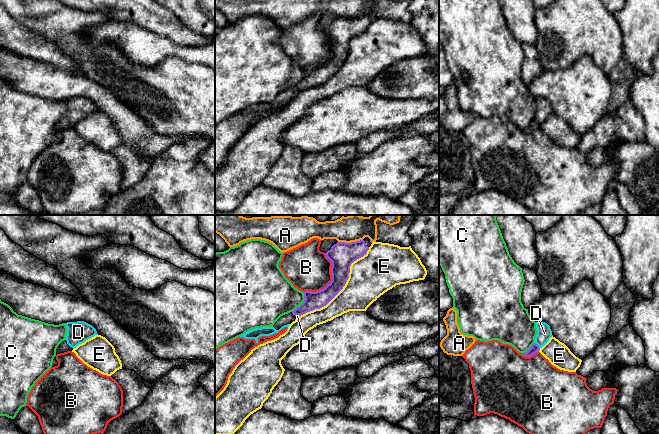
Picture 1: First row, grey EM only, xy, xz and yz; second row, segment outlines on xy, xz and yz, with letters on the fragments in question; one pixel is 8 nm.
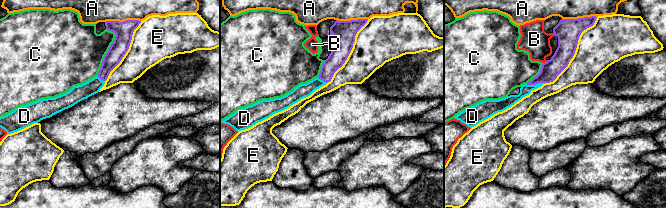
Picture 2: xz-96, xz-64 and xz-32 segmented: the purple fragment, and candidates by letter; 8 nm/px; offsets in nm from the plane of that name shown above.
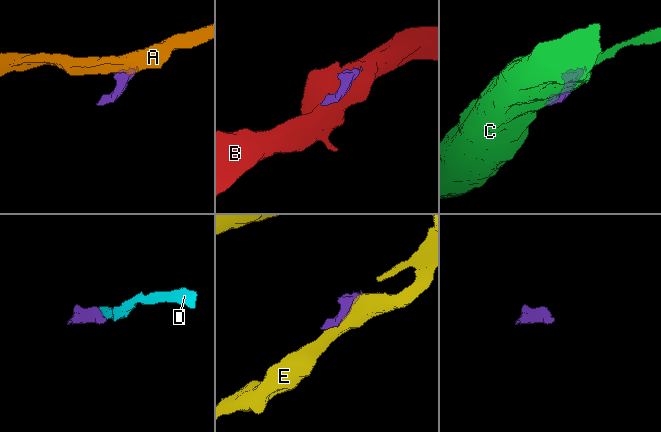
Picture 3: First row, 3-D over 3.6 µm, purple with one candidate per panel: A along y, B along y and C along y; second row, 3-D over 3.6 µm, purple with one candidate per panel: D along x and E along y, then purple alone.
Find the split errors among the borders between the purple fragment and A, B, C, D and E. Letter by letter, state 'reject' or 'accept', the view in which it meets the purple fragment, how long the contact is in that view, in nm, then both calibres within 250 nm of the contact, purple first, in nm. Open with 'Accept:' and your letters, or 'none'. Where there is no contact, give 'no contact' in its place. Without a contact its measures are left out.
Accept: D
A: reject; meets purple in xz; contact 200 nm long; 200 nm thick on the purple side, 150 nm on the other
B: reject; meets purple in xz; contact 360 nm long; 200 nm thick on the purple side, 360 nm on the other
C: reject; meets purple in xz; contact 190 nm long; 140 nm thick on the purple side, 360 nm on the other
D: accept; meets purple in yz; contact 70 nm long; 70 nm thick on the purple side, 120 nm on the other
E: reject; meets purple in xz; contact 800 nm long; 200 nm thick on the purple side, 340 nm on the other

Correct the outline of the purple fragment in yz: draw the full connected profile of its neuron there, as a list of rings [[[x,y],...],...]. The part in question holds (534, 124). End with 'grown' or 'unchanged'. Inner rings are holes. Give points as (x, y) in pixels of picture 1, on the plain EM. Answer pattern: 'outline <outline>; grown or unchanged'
outline [[[536,98],[537,111],[535,113],[535,118],[531,124],[525,128],[521,129],[525,133],[530,133],[533,130],[539,128],[539,126],[549,117],[553,112],[550,102],[545,98]]]; grown

